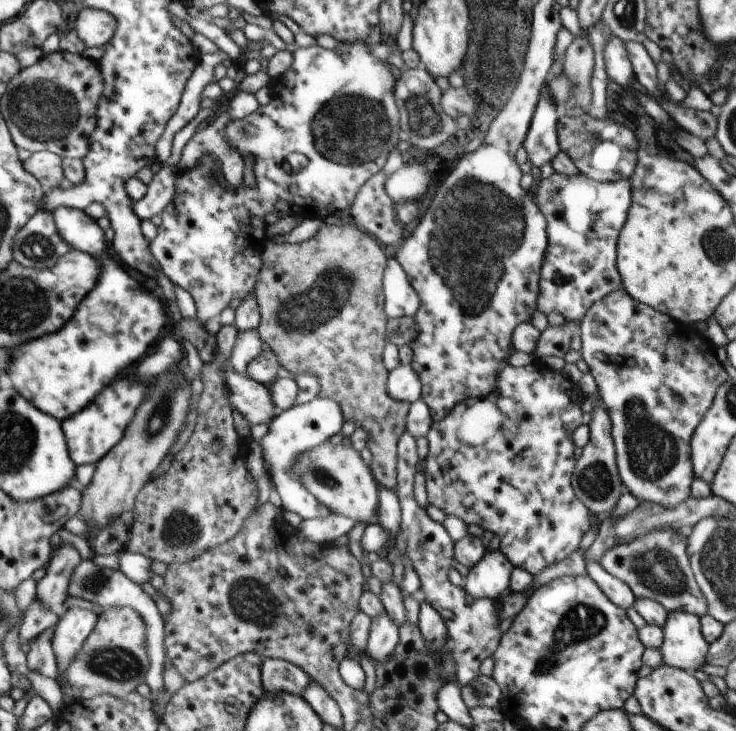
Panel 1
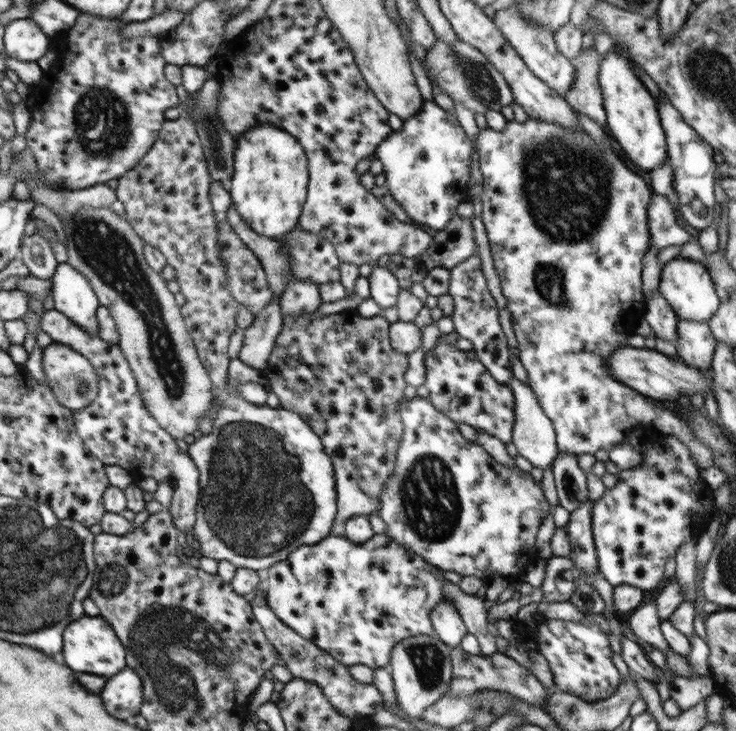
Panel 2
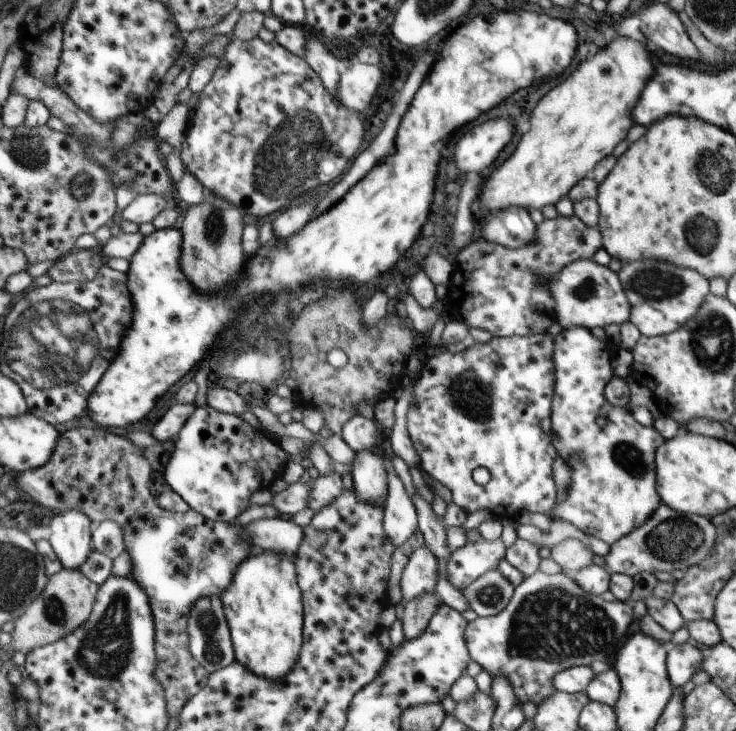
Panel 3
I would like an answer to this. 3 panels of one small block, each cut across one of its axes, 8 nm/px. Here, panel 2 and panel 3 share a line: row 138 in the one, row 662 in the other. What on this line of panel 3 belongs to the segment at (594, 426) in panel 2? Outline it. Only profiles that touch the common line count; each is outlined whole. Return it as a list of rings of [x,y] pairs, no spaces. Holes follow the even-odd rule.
[[[538,570],[524,577],[513,590],[508,606],[498,614],[477,617],[468,622],[465,639],[471,660],[494,677],[503,675],[512,685],[516,700],[521,706],[532,703],[538,706],[557,690],[553,677],[560,671],[579,666],[590,667],[594,661],[611,662],[624,644],[628,628],[636,616],[633,607],[624,601],[604,601],[600,595],[580,588],[568,573],[546,574]]]

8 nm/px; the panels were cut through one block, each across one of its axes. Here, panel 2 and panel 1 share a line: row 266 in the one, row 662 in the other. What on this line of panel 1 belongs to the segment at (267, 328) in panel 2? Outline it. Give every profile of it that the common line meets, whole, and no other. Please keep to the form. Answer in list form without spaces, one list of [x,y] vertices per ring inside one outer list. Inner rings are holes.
[[[265,658],[262,664],[263,689],[266,693],[304,694],[310,677],[302,668],[287,660]]]

